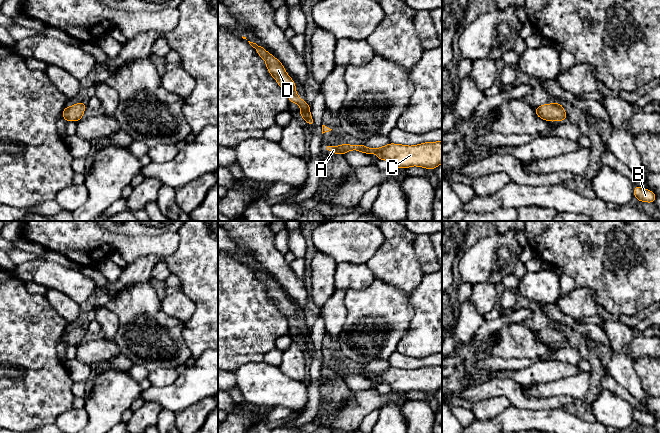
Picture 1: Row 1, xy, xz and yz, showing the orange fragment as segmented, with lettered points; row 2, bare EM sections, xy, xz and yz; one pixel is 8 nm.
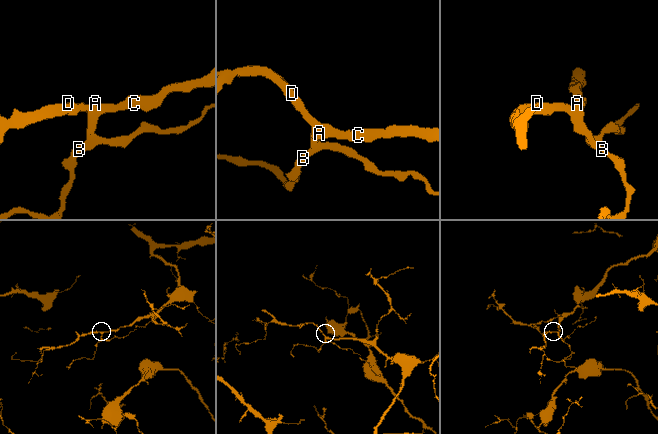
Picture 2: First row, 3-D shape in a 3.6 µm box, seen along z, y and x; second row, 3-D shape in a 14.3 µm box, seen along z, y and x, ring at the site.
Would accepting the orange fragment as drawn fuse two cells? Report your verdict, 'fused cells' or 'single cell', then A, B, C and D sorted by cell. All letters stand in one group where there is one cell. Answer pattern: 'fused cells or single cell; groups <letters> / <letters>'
single cell; groups A B C D

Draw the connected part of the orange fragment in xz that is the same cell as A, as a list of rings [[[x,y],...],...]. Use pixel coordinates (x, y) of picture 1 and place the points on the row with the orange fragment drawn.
[[[442,141],[425,142],[413,146],[389,143],[381,148],[367,148],[364,144],[341,144],[327,146],[327,150],[342,156],[352,150],[364,154],[375,153],[378,160],[388,160],[396,168],[407,169],[411,166],[418,166],[436,169],[442,163]]]

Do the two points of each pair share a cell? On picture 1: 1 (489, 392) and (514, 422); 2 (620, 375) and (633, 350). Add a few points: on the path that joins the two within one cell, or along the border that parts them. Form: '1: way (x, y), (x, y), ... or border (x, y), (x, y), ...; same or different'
1: border (511, 404), (534, 410); different
2: border (634, 337), (627, 346), (627, 354), (632, 360); different

